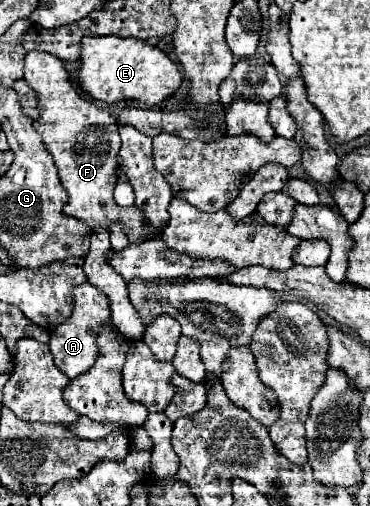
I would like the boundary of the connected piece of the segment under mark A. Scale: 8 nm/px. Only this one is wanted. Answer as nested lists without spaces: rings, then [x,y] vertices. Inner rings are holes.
[[[89,283],[79,285],[77,289],[73,289],[73,301],[75,301],[75,307],[73,307],[71,317],[65,323],[57,325],[57,329],[51,331],[51,341],[49,341],[49,347],[51,347],[51,353],[53,353],[55,365],[69,379],[75,379],[75,377],[79,377],[79,375],[83,375],[85,371],[91,369],[93,361],[97,359],[95,333],[97,333],[97,329],[101,329],[101,325],[105,321],[111,319],[109,317],[109,301],[105,299],[105,295],[101,295]]]

